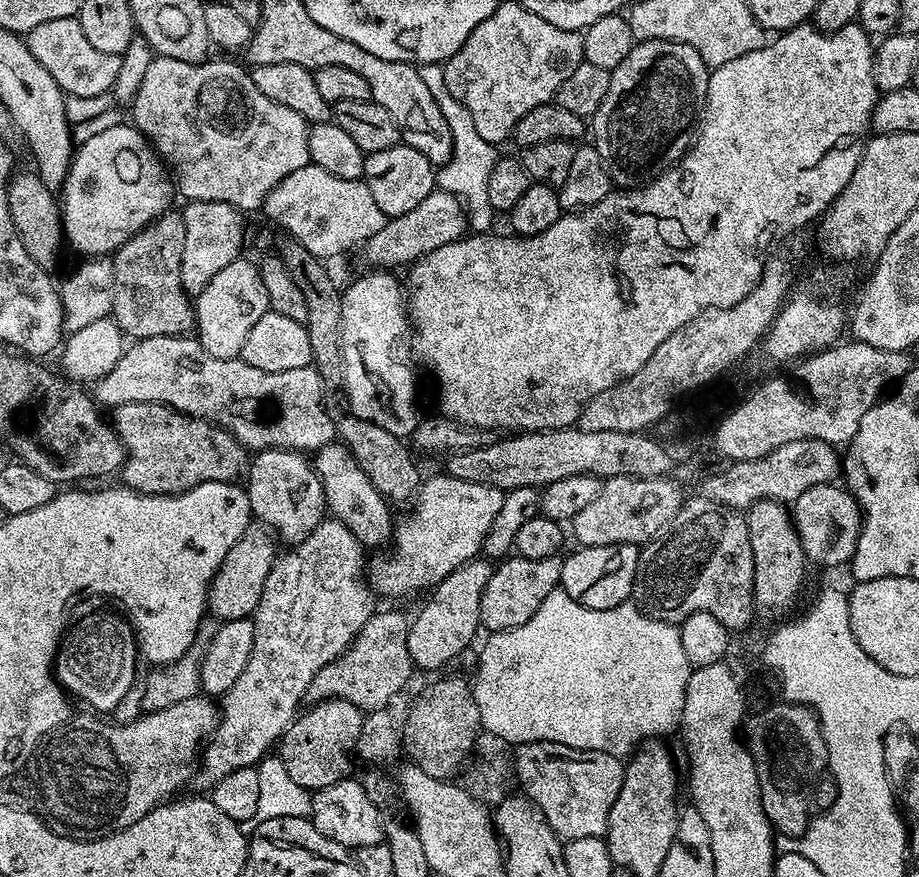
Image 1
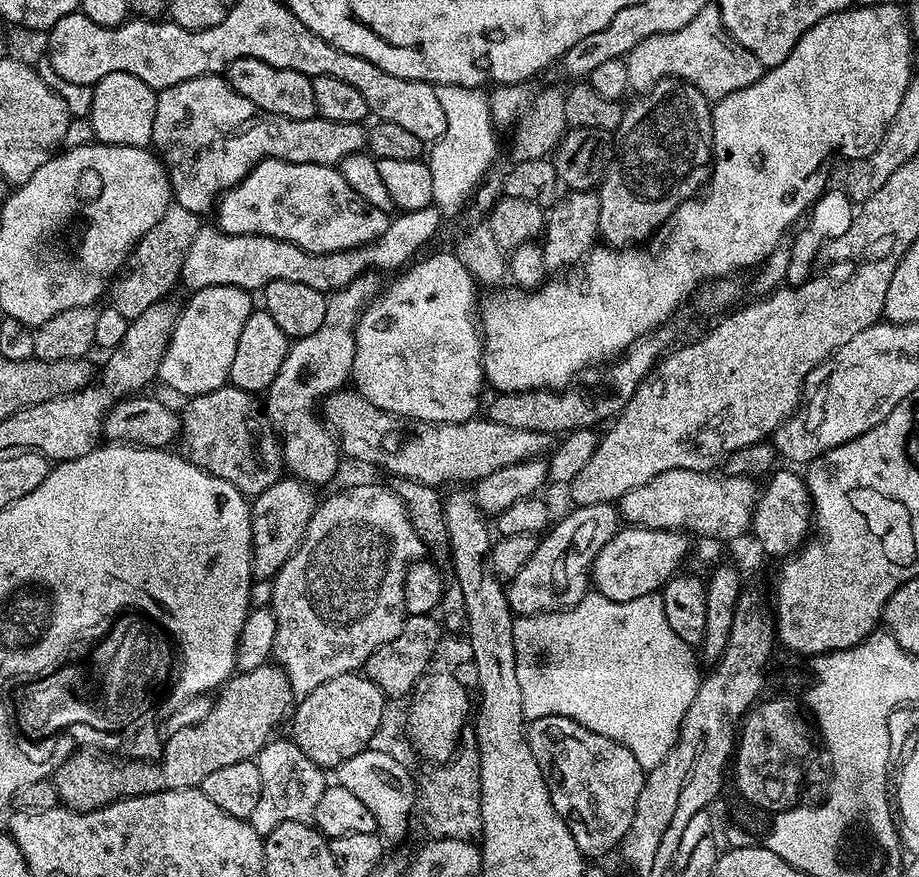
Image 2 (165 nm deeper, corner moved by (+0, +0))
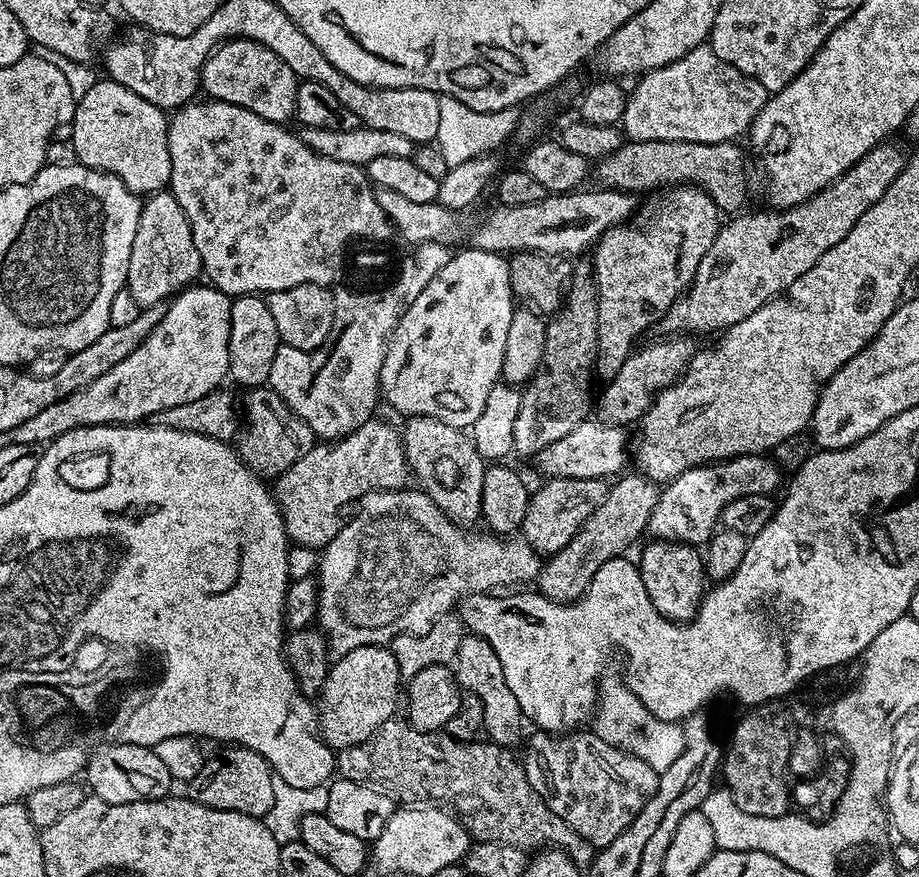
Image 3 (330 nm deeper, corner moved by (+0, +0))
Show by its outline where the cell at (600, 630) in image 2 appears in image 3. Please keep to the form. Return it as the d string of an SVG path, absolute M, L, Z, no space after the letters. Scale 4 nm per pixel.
M611 674L605 675L598 685L598 699L594 713L594 731L602 742L642 758L658 774L674 766L684 749L684 730L679 723L658 718L628 689L627 683Z

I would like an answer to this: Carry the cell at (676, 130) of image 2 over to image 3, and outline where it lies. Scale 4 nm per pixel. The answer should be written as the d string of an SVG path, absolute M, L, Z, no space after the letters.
M672 186L657 196L660 197L650 201L648 208L641 207L631 219L621 224L619 228L609 230L594 245L594 253L596 252L594 279L598 306L598 342L594 372L599 379L601 376L601 381L604 382L612 380L614 374L622 370L622 362L626 362L626 358L631 356L637 347L636 339L647 328L655 329L670 310L670 306L674 306L676 299L688 291L698 270L698 262L702 262L706 250L710 250L714 238L722 227L720 209L702 188Z

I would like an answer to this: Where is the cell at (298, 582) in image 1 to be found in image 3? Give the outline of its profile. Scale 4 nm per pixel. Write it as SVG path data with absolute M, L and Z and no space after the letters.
M381 490L366 494L355 505L354 511L356 513L352 517L349 515L341 523L338 534L334 534L332 541L319 553L320 576L318 575L318 583L320 589L318 590L318 606L316 607L315 619L318 621L319 631L323 632L324 637L328 639L328 650L333 657L339 658L350 654L350 650L358 650L358 646L370 646L371 644L387 645L396 636L421 636L426 634L426 630L430 630L434 626L434 622L439 620L441 616L449 615L459 604L460 599L463 596L467 596L469 592L492 594L497 590L511 589L508 588L511 584L520 584L516 586L527 585L524 584L527 580L535 581L539 577L542 567L541 557L523 538L501 538L495 534L467 536L464 533L467 531L450 518L446 518L444 511L423 490L408 491Z

